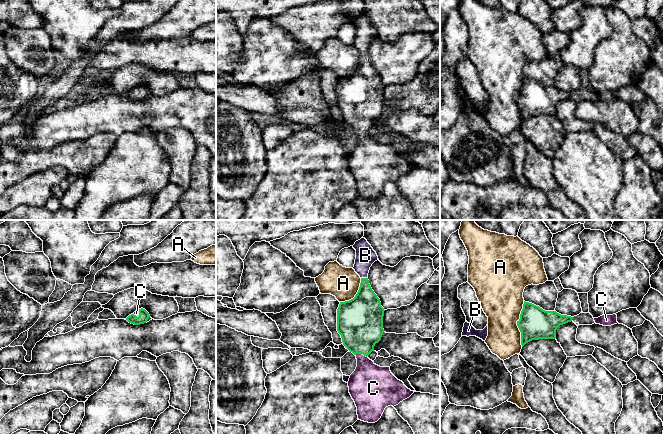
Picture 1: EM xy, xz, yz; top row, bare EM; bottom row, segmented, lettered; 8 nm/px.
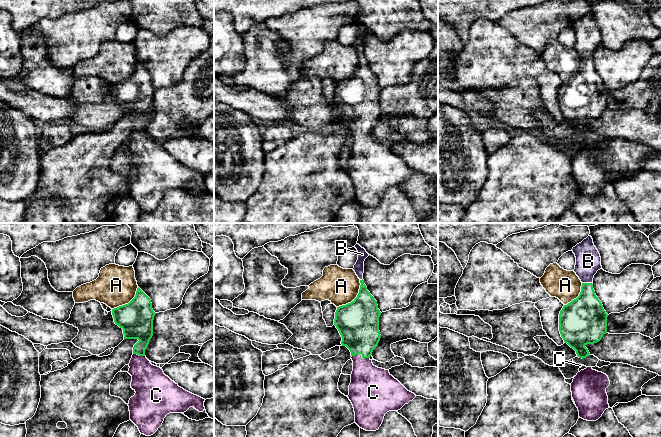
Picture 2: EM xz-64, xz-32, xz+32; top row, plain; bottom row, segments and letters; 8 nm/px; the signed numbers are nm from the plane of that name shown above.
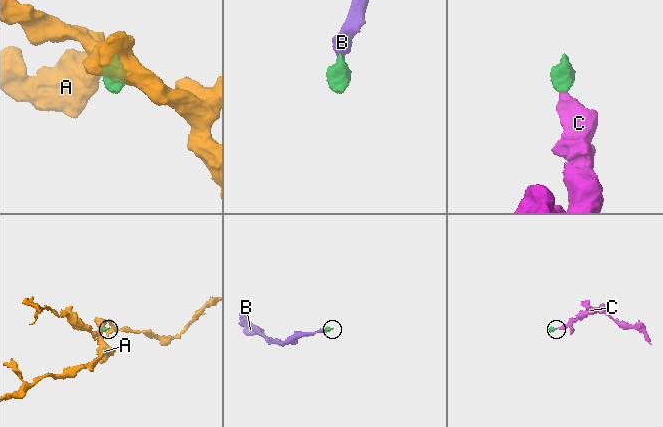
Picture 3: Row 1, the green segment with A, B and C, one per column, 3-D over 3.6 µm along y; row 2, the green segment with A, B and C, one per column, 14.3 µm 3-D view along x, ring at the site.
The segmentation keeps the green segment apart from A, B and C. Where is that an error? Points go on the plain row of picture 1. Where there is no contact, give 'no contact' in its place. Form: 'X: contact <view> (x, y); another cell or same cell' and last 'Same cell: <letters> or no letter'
A: contact yz (517, 100); another cell
B: contact xz (364, 54); same cell
C: contact xz (361, 129); same cell
Same cell: B, C

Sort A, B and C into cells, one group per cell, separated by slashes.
A / B C

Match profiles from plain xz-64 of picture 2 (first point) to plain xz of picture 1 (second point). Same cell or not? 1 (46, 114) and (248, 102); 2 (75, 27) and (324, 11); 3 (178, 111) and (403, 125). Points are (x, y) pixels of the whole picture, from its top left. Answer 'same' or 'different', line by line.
1: same
2: same
3: different

